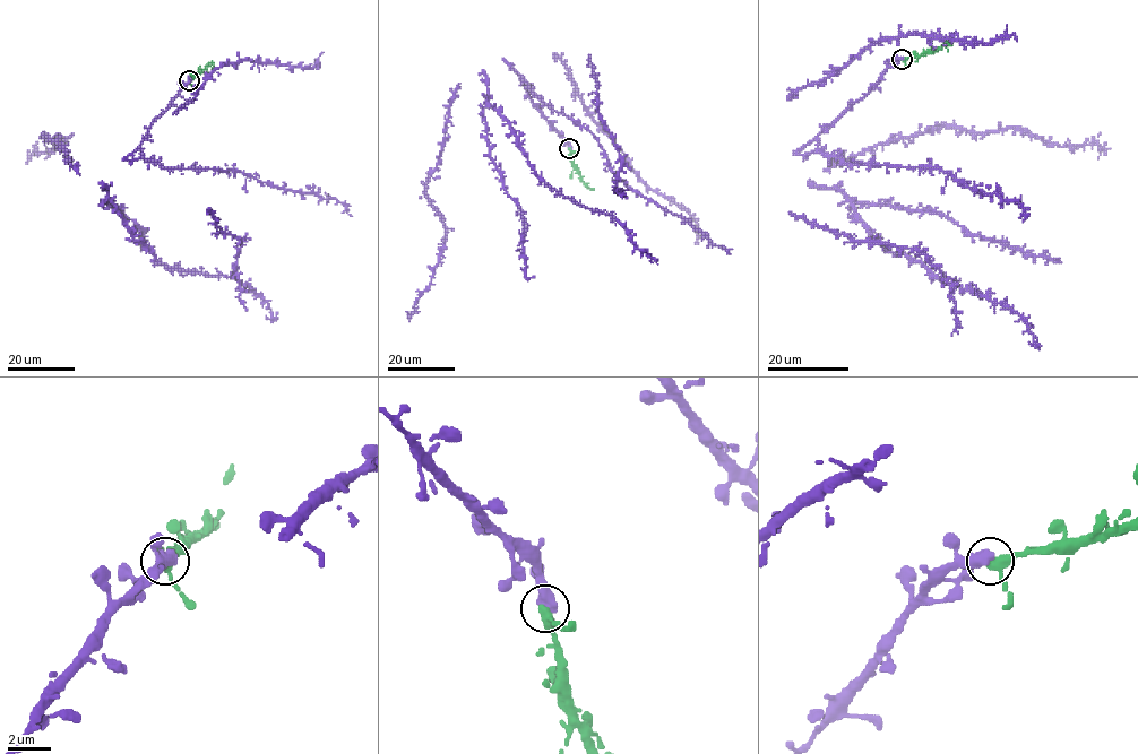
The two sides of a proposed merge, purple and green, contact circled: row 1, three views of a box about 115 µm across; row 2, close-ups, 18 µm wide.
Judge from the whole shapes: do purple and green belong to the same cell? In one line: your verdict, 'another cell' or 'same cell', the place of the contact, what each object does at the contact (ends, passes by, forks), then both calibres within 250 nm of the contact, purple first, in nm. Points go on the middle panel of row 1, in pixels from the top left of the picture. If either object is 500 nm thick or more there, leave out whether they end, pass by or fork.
same cell | (569, 148) | 600/320 nm

